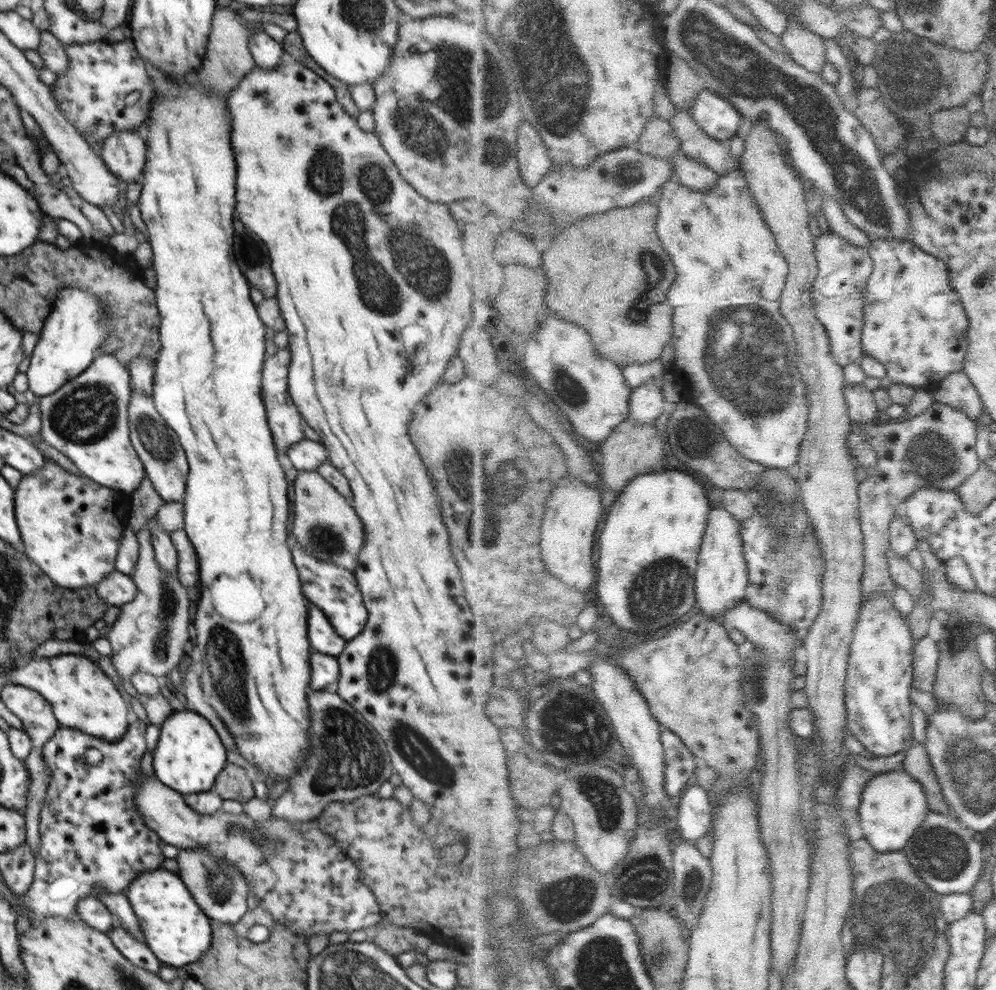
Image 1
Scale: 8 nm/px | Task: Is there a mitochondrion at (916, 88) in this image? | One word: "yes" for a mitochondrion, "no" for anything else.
yes

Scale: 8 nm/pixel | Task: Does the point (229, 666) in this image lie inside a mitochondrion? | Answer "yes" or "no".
yes

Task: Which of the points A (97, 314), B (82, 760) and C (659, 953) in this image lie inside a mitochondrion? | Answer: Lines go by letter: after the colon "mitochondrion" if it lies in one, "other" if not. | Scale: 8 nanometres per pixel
A: mitochondrion
B: other
C: mitochondrion

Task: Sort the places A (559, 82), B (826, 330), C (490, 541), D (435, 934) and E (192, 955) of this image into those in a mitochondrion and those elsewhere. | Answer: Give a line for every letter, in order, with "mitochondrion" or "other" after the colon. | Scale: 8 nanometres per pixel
A: mitochondrion
B: other
C: mitochondrion
D: other
E: other

